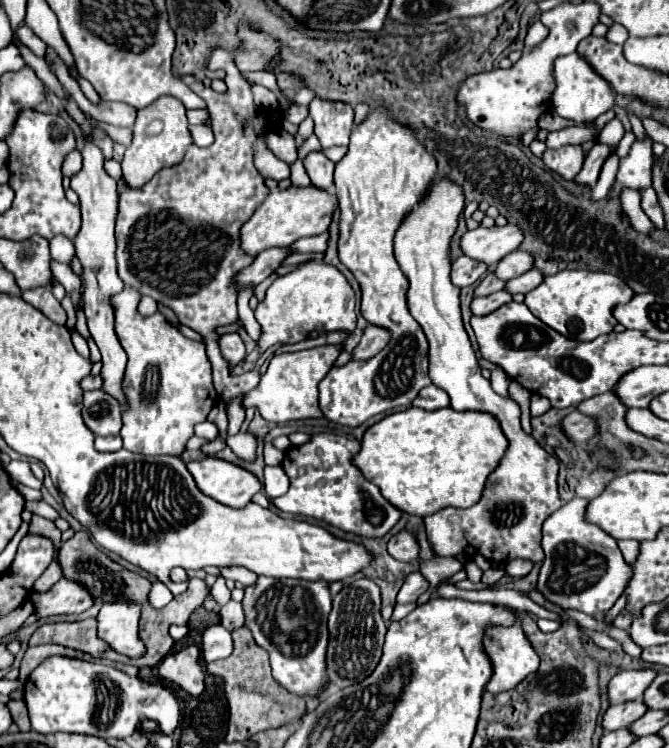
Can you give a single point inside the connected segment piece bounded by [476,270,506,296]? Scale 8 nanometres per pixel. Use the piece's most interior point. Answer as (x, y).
(490, 284)

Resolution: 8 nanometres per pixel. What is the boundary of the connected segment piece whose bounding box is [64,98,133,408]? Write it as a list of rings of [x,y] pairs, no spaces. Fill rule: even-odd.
[[[66,98],[64,100],[64,110],[70,114],[70,118],[80,124],[80,128],[86,134],[86,144],[82,150],[82,170],[78,174],[72,176],[72,190],[78,194],[80,198],[80,210],[82,210],[82,226],[74,238],[74,248],[76,248],[76,256],[80,258],[82,266],[84,266],[84,314],[88,320],[88,328],[90,334],[96,342],[96,346],[100,348],[102,354],[102,380],[104,380],[104,390],[114,396],[122,408],[126,408],[126,396],[122,390],[122,378],[124,378],[124,368],[126,368],[126,352],[122,350],[116,332],[114,332],[114,310],[108,302],[108,298],[112,294],[118,294],[122,290],[122,280],[116,274],[116,258],[114,258],[114,220],[116,220],[116,210],[118,210],[118,196],[116,196],[116,180],[110,178],[104,170],[104,154],[100,148],[96,148],[96,144],[90,138],[90,130],[100,128],[104,130],[114,141],[123,144],[125,147],[132,143],[133,132],[131,128],[114,127],[108,124],[102,124],[86,114],[82,114],[82,110],[76,106],[74,100]]]

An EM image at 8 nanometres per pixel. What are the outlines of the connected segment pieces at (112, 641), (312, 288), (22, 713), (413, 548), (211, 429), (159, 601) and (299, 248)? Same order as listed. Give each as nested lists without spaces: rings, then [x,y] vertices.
[[[134,602],[104,604],[98,614],[98,636],[116,652],[130,658],[144,654],[144,644],[138,638],[138,620],[142,608]]]
[[[306,262],[296,266],[290,274],[276,278],[264,302],[256,308],[256,320],[262,326],[262,338],[258,340],[260,354],[266,352],[276,342],[296,344],[300,340],[326,334],[332,330],[348,330],[356,328],[356,294],[348,284],[346,276],[332,264],[326,262]]]
[[[12,700],[12,702],[8,702],[8,708],[10,708],[10,714],[12,714],[14,722],[18,724],[20,732],[28,732],[30,730],[30,718],[28,718],[26,704],[22,700]]]
[[[402,530],[398,534],[394,534],[388,540],[388,552],[392,558],[400,560],[400,562],[410,562],[410,560],[418,560],[418,540],[414,534]]]
[[[200,422],[194,426],[194,434],[204,440],[214,440],[218,436],[218,428],[212,422]]]
[[[158,580],[152,584],[152,588],[148,592],[148,602],[150,602],[150,606],[156,606],[156,608],[164,608],[172,598],[174,598],[172,592]]]
[[[328,230],[318,234],[318,236],[310,236],[310,238],[300,238],[298,242],[292,244],[292,248],[296,248],[296,252],[324,252],[326,244],[328,244]]]

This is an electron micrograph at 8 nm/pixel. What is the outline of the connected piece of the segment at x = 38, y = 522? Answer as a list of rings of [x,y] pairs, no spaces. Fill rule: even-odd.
[[[32,516],[28,534],[38,534],[38,536],[44,536],[44,538],[50,538],[54,542],[54,550],[58,554],[58,550],[60,550],[60,530],[54,526],[52,520],[46,520],[42,516]]]

